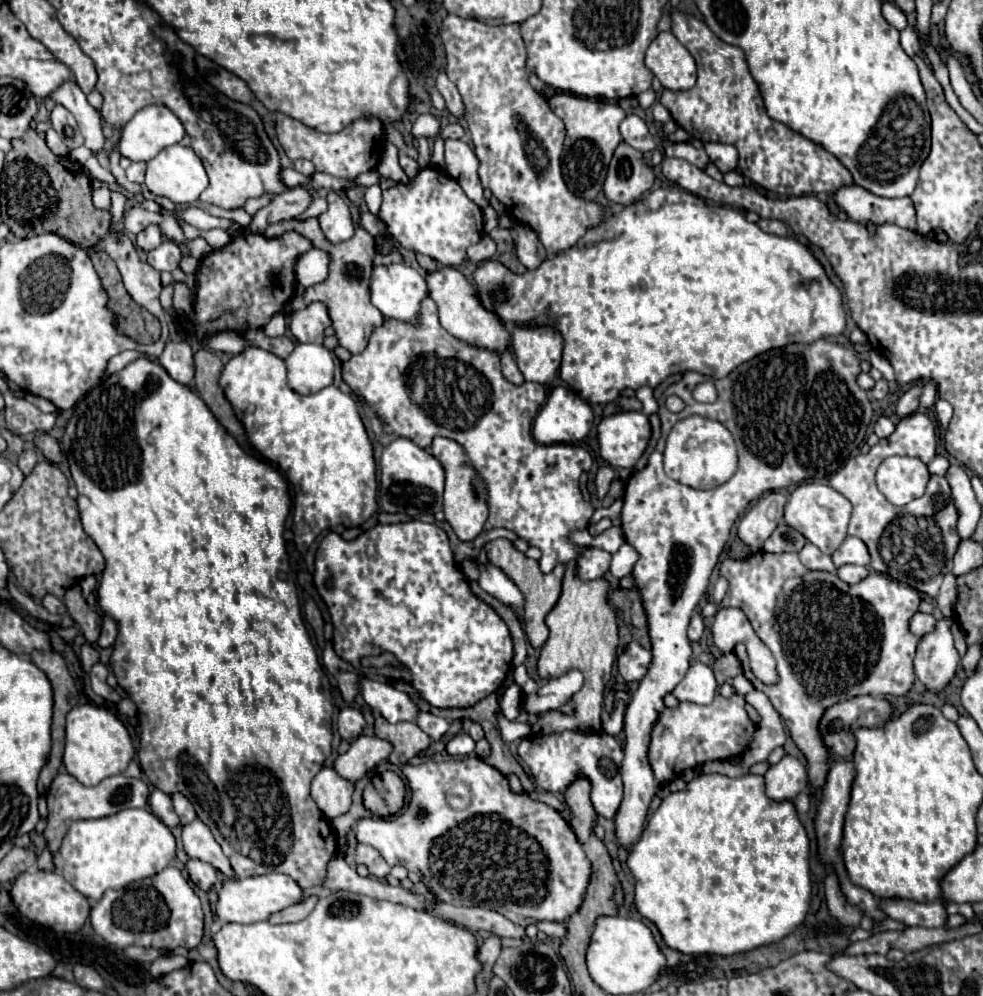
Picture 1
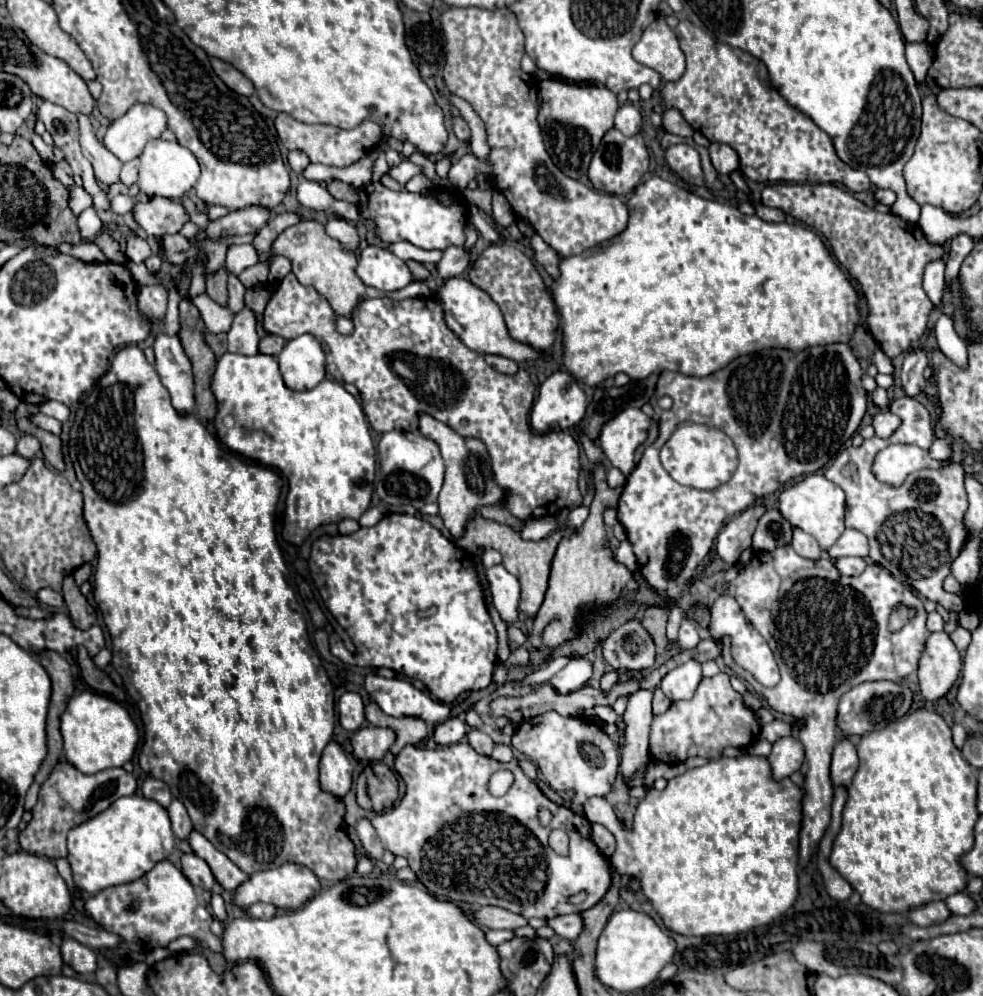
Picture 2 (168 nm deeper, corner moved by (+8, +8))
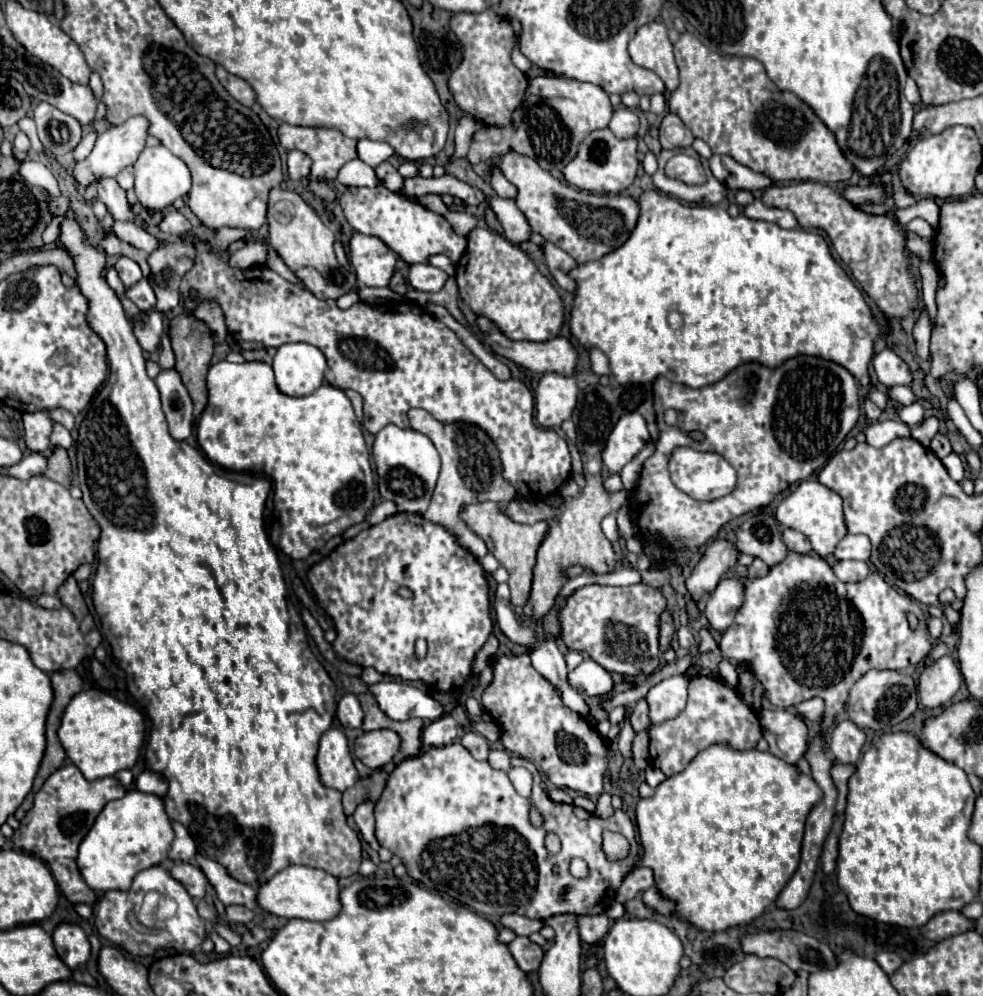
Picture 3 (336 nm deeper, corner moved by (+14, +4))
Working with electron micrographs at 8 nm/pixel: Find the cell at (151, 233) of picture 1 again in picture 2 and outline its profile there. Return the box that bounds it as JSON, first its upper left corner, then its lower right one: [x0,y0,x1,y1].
[126,236,152,262]

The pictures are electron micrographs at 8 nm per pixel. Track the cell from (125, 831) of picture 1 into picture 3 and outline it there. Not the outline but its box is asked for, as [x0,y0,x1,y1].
[78,790,174,892]

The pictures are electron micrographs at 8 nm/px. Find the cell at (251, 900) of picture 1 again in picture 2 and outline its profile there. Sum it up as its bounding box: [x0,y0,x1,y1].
[232,864,320,910]

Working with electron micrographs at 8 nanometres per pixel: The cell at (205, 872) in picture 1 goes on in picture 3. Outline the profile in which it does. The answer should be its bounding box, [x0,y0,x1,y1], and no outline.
[170,862,208,900]

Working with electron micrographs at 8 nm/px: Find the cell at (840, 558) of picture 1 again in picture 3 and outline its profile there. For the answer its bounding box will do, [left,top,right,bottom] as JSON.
[834,536,870,560]

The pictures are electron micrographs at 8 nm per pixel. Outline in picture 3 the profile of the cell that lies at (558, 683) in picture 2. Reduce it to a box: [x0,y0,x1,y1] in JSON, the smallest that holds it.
[568,658,614,696]

